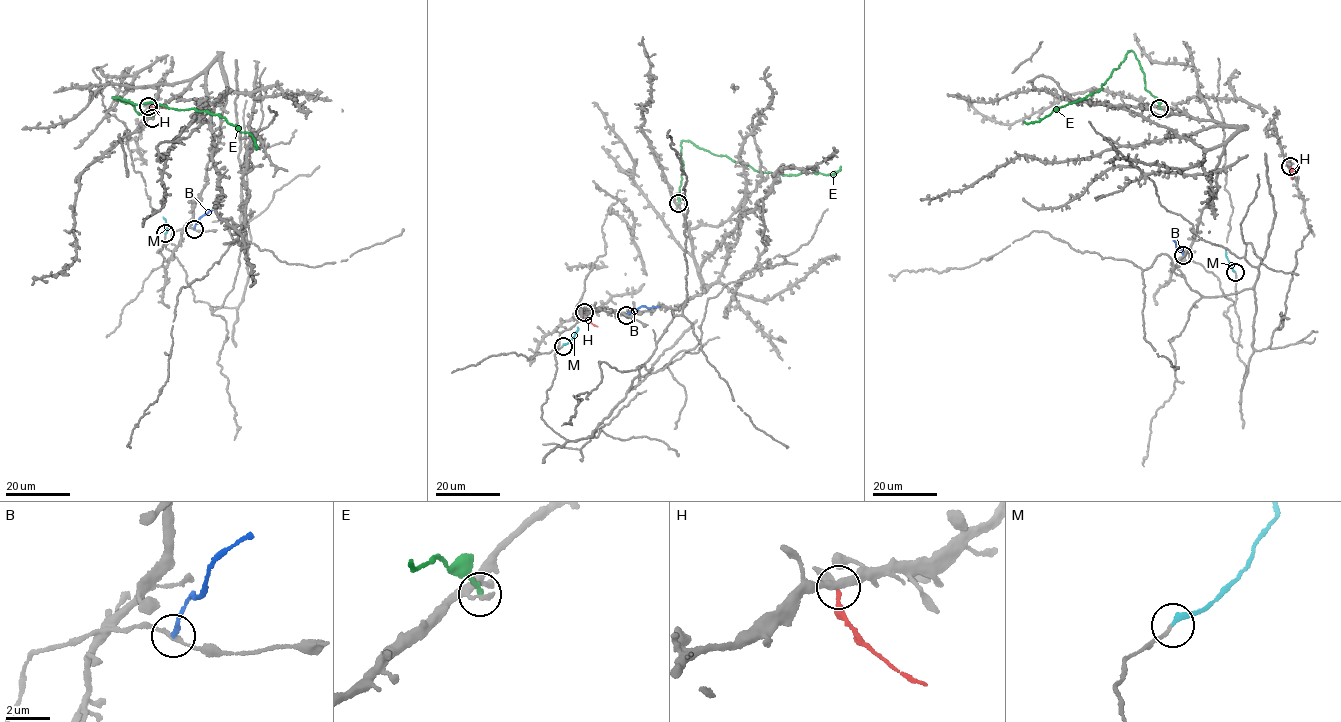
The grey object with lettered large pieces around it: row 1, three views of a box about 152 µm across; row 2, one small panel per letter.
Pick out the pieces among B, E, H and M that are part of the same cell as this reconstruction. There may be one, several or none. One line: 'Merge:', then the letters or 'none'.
Merge: M

